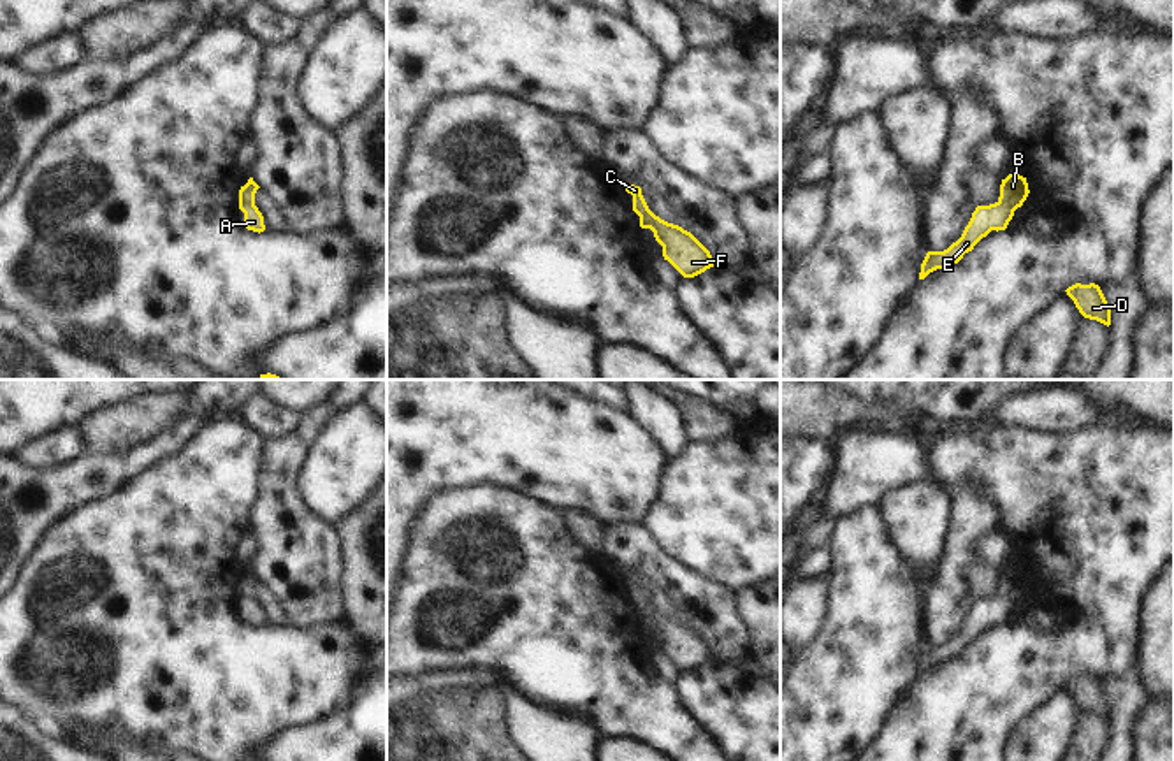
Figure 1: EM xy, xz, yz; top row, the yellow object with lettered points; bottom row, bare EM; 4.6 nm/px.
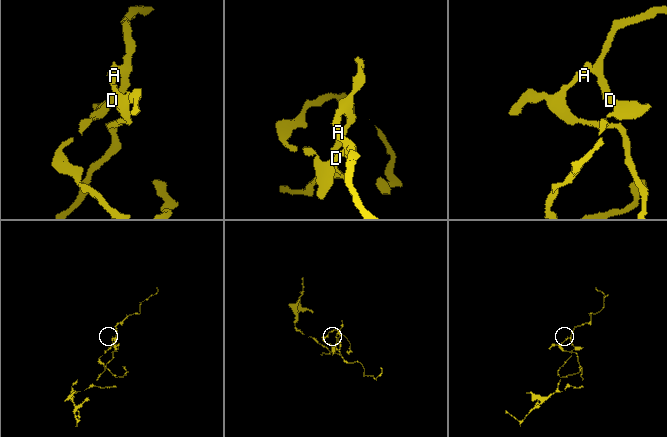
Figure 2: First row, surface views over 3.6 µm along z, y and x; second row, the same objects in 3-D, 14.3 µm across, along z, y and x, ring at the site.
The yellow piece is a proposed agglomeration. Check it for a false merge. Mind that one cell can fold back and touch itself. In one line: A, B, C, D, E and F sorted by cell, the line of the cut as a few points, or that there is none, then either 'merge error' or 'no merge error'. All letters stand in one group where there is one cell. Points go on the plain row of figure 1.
A C E / B D F | xy (239, 594), (253, 600) | merge error

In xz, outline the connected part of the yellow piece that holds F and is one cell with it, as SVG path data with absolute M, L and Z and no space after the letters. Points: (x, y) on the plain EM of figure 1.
M649 601L636 606L640 620L650 622L663 640L663 650L684 671L694 671L714 661L710 645L687 624L656 610Z

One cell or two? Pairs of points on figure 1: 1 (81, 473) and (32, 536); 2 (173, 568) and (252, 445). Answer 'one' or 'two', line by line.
1: one
2: one

